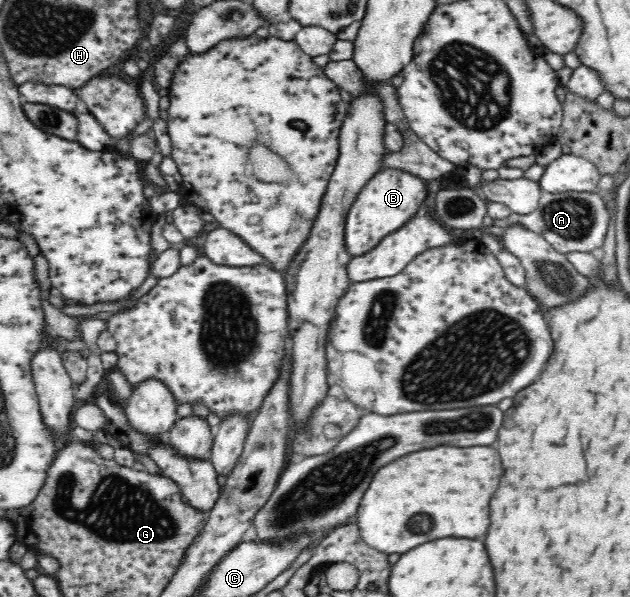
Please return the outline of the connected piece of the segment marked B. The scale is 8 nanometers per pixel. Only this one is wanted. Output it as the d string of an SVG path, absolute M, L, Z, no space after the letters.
M395 167L382 169L366 183L348 210L345 242L352 256L364 255L376 247L387 235L400 230L417 215L426 199L426 182L407 171Z

